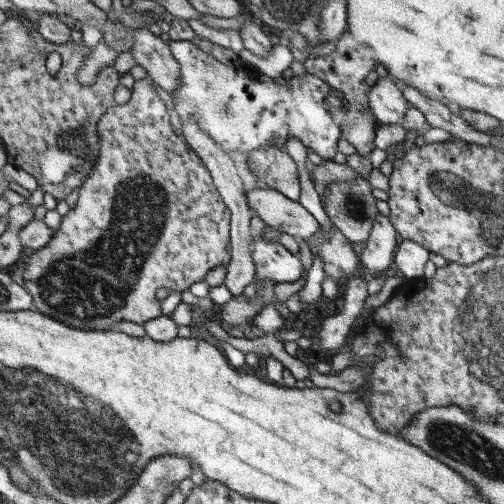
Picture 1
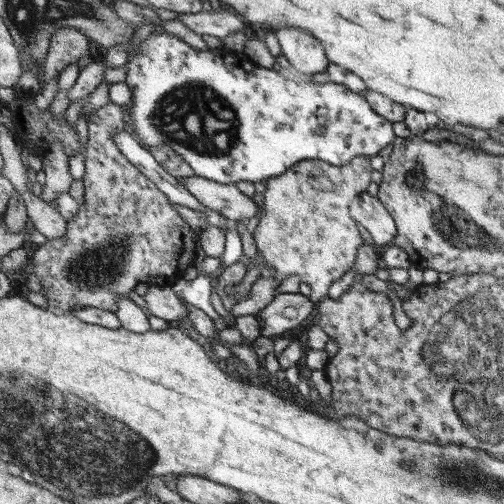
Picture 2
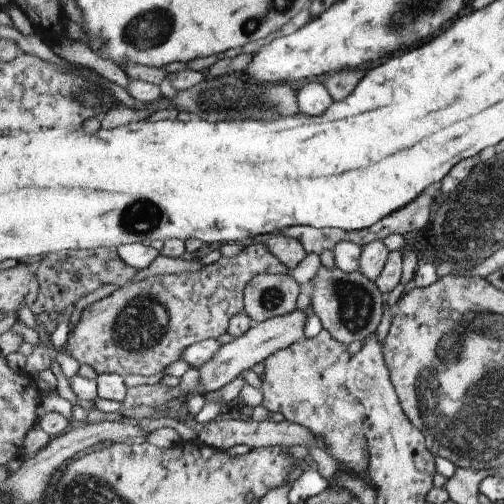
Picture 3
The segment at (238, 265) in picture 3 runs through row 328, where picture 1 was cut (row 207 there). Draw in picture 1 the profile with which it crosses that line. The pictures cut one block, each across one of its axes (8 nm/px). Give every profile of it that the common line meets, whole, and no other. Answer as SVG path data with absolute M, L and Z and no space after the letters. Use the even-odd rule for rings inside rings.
M147 76L145 80L137 80L133 90L131 90L131 100L123 106L113 106L105 118L101 120L101 156L97 158L97 164L93 168L93 172L89 174L89 178L85 180L85 186L79 188L79 192L75 194L75 202L71 204L69 214L63 218L63 226L59 230L55 230L53 240L49 242L47 248L41 248L37 252L33 252L23 278L25 278L25 286L27 290L33 294L35 298L35 306L39 312L45 312L47 316L53 316L55 320L61 320L73 328L81 328L81 330L115 330L119 322L137 322L137 324L147 324L149 320L157 320L161 316L165 316L163 312L163 302L157 300L157 292L159 288L167 288L171 292L183 292L187 288L191 288L197 282L203 282L205 276L209 274L209 270L217 268L217 266L229 266L231 264L231 222L233 222L233 210L229 208L229 204L223 200L213 174L209 172L209 168L205 166L205 160L201 160L201 156L189 146L189 142L181 136L175 134L173 124L171 124L171 114L167 104L161 100L161 96L155 90L155 80L151 76Z

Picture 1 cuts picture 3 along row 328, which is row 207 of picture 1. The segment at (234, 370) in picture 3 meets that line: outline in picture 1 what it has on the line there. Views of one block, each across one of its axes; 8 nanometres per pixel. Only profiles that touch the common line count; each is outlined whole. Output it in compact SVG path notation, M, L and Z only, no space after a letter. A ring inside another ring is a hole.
M257 186L255 190L247 192L247 200L255 216L289 236L301 236L303 240L309 240L321 228L321 222L315 214L279 190Z

